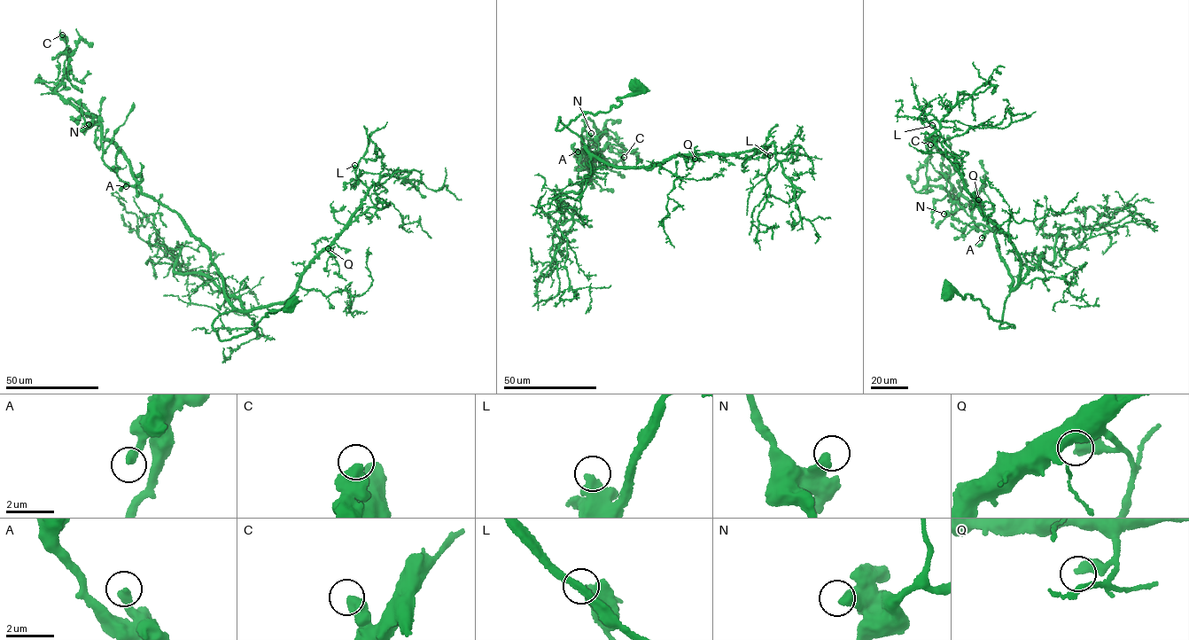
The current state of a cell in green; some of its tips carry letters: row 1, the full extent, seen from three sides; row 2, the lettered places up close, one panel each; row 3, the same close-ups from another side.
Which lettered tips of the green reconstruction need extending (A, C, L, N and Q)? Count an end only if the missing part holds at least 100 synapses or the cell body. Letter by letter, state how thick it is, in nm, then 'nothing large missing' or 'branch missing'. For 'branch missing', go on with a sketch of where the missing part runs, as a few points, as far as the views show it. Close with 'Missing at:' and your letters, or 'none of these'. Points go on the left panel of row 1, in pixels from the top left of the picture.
A: 320 nm | nothing large missing
C: 550 nm | nothing large missing
L: 480 nm | nothing large missing
N: 550 nm | nothing large missing
Q: 480 nm | nothing large missing
Missing at: none of these

